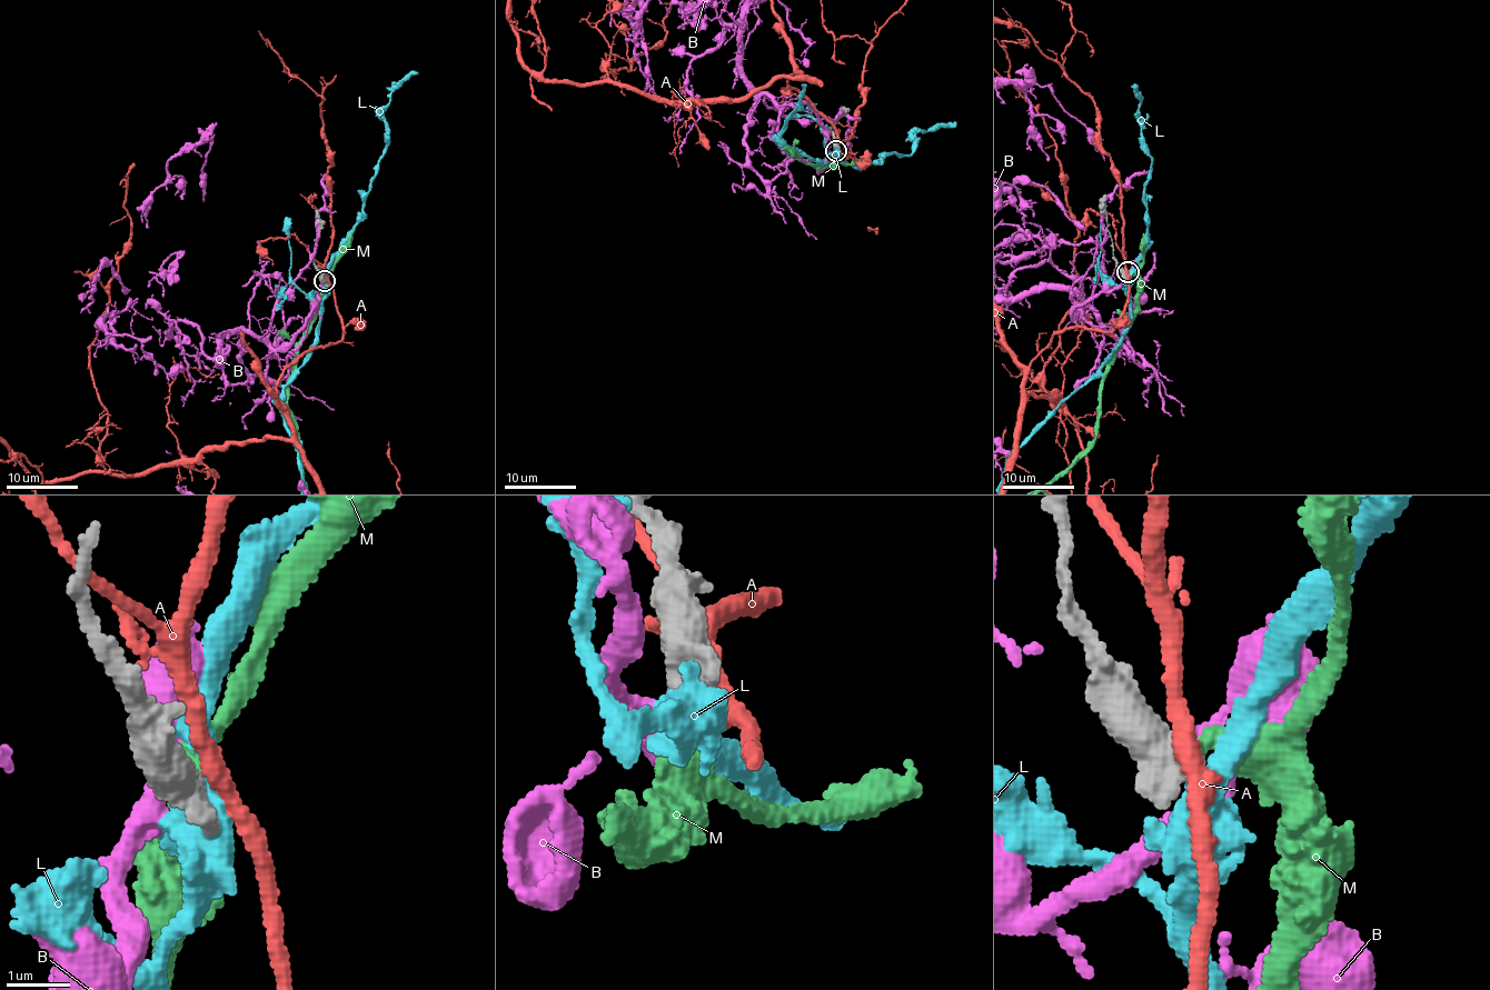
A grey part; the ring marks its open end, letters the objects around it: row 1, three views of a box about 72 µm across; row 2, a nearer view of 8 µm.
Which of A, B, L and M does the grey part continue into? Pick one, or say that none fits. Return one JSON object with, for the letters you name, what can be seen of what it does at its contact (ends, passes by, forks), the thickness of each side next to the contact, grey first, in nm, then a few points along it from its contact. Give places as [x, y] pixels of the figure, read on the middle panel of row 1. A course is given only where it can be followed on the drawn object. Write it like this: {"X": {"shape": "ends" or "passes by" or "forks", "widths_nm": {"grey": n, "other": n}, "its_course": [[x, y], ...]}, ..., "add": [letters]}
{"M": {"shape": "ends", "widths_nm": {"grey": 550, "other": 400}}, "add": ["M"]}

